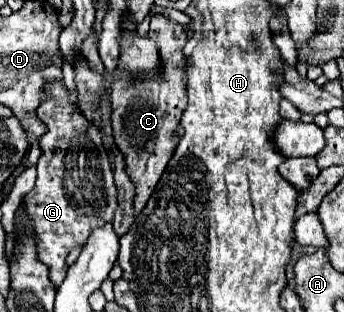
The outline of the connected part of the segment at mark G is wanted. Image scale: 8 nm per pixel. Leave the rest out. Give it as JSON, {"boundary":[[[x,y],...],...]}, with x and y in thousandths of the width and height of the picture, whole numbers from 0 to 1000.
{"boundary":[[[177,256],[137,269],[131,282],[137,321],[113,340],[113,378],[137,397],[137,429],[113,442],[119,462],[119,506],[108,526],[108,583],[102,603],[73,628],[78,679],[90,692],[90,724],[102,724],[102,782],[108,782],[108,821],[125,846],[142,859],[142,891],[160,929],[189,891],[195,846],[189,827],[218,788],[241,788],[276,724],[294,724],[317,705],[328,705],[334,667],[340,667],[340,603],[323,558],[323,519],[294,455],[294,423],[253,391],[253,378],[230,359],[230,346],[212,346],[195,321],[201,295]]]}

